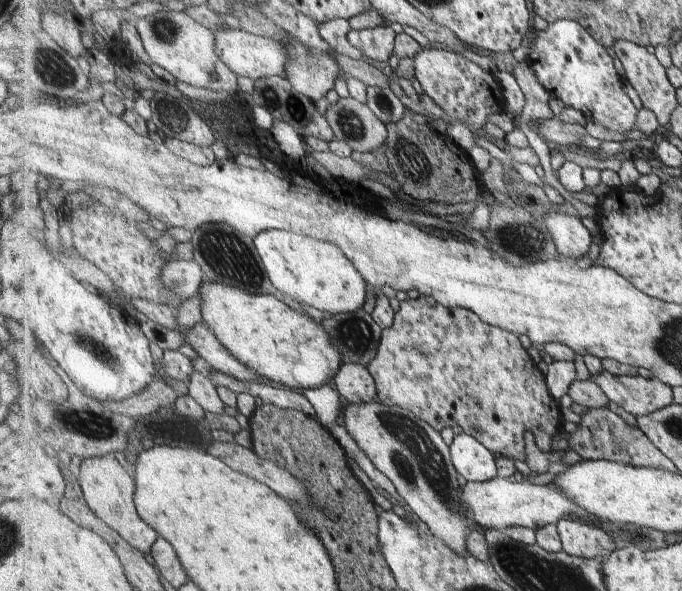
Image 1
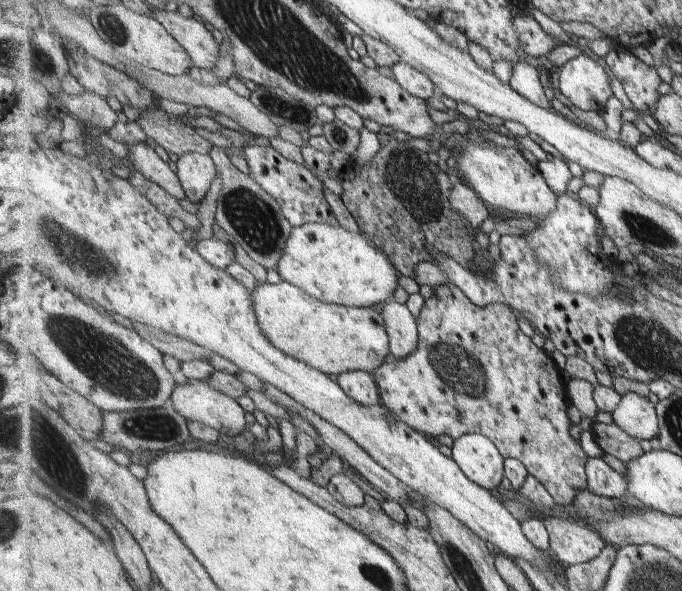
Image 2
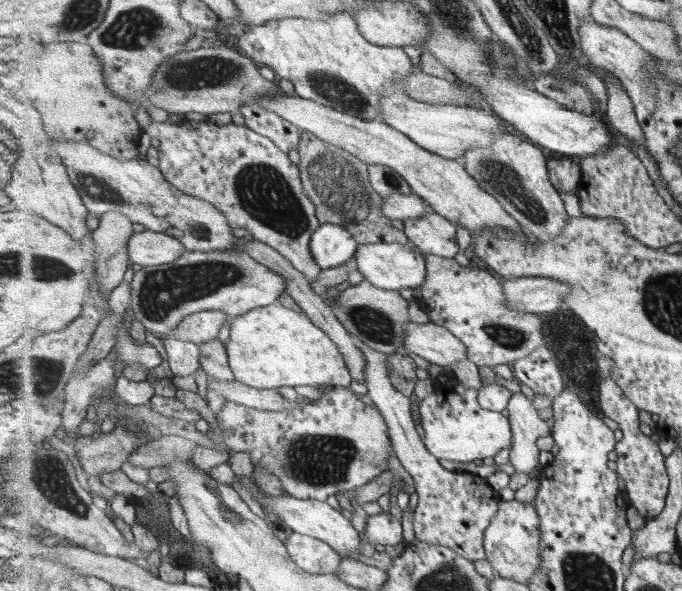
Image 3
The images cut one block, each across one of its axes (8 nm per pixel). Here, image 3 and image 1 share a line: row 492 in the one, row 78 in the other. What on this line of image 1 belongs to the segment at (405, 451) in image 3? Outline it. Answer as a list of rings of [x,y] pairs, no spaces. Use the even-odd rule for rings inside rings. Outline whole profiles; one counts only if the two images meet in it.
[[[422,49],[415,59],[415,77],[424,92],[451,120],[467,122],[475,129],[483,129],[493,114],[506,113],[504,90],[494,72],[485,70],[453,49]]]

